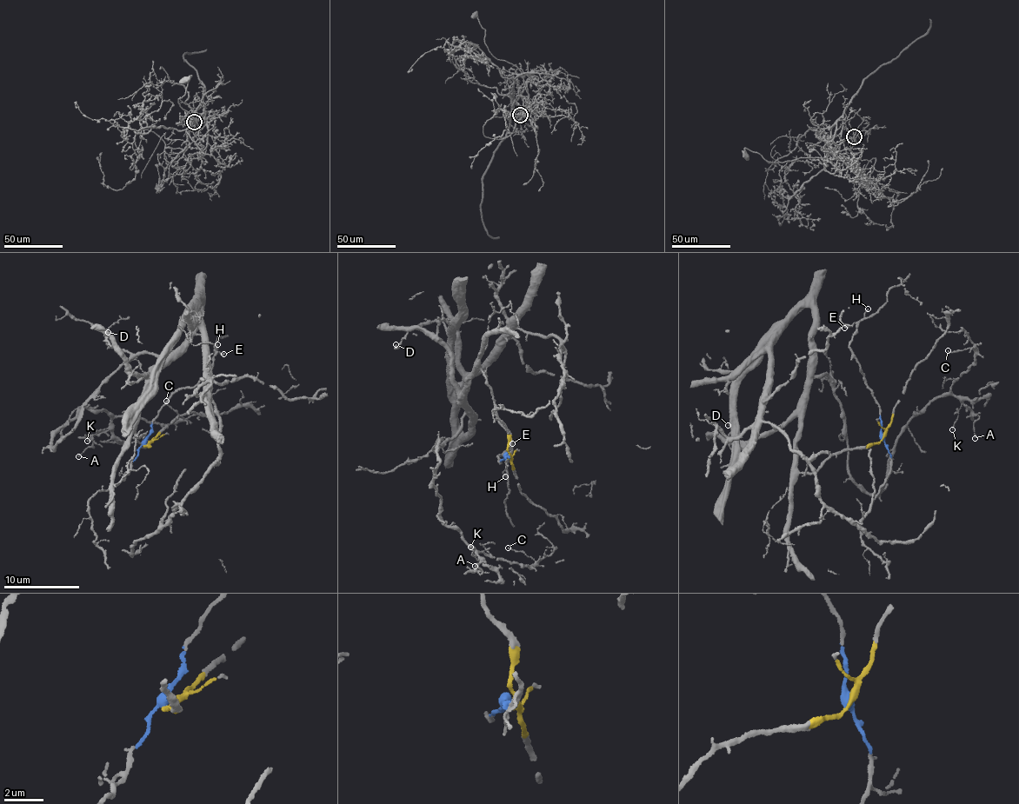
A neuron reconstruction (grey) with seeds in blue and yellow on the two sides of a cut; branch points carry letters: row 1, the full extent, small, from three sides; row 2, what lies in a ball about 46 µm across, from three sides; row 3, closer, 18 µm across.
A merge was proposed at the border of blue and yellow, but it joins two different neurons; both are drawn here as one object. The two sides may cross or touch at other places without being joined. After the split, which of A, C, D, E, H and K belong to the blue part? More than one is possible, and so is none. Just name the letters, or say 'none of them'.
E, H

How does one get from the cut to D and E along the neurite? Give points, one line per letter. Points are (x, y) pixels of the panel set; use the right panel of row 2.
D: (883, 435), (802, 472), (799, 418), (738, 445), (725, 438), (732, 430), (729, 424)
E: (882, 436), (881, 411), (850, 345), (855, 326), (852, 323), (844, 328)

